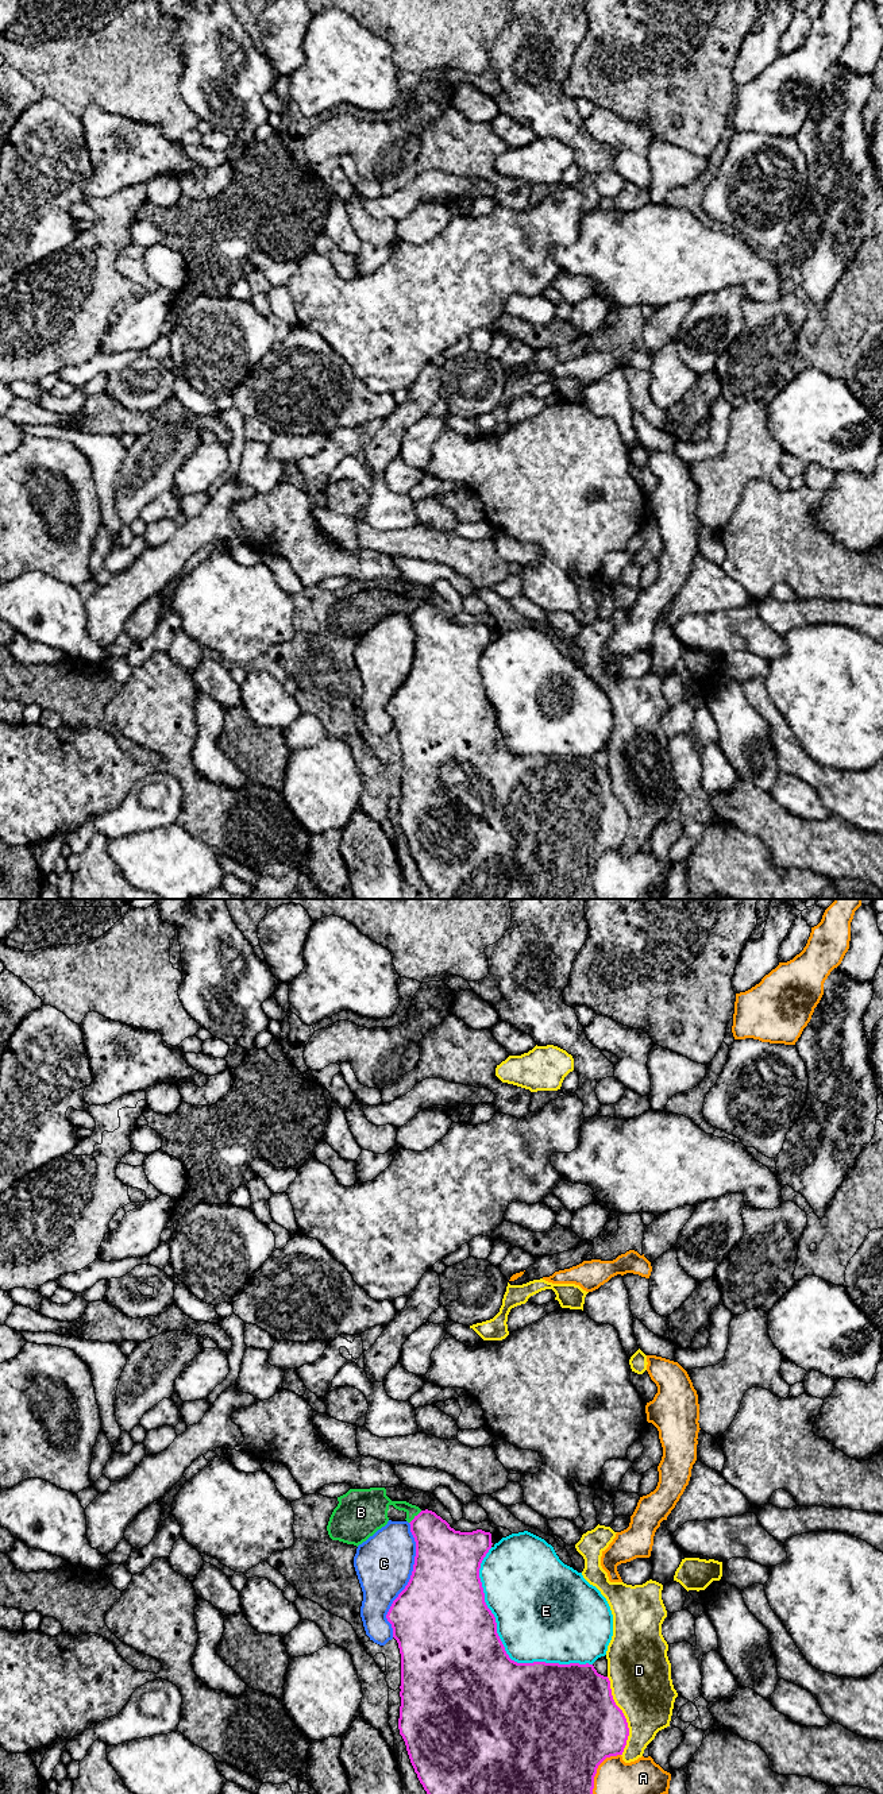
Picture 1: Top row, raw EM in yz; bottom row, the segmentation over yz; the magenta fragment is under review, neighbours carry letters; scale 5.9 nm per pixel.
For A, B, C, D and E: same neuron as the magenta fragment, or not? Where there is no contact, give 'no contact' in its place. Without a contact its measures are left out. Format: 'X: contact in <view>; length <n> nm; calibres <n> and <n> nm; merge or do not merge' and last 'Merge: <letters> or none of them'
A: contact in yz; length 340 nm; calibres 500 and 360 nm; do not merge
B: contact in yz; length 110 nm; calibres 300 and 180 nm; do not merge
C: contact in yz; length 700 nm; calibres 500 and 340 nm; do not merge
D: contact in yz; length 480 nm; calibres 460 and 360 nm; do not merge
E: contact in yz; length 950 nm; calibres 500 and 480 nm; do not merge
Merge: none of them

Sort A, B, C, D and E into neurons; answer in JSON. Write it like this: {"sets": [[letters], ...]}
{"sets": [["A"], ["B"], ["C"], ["D"], ["E"]]}

